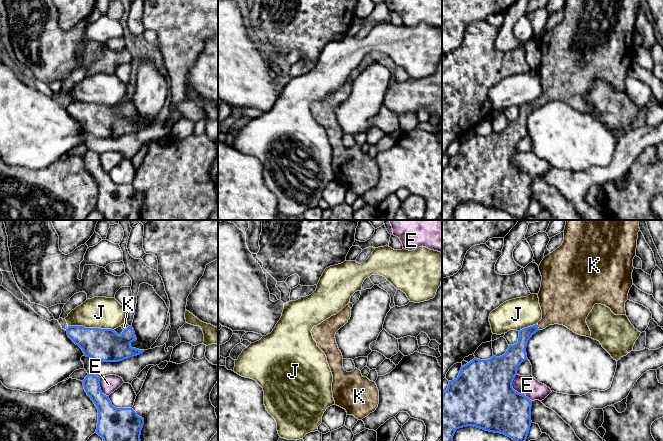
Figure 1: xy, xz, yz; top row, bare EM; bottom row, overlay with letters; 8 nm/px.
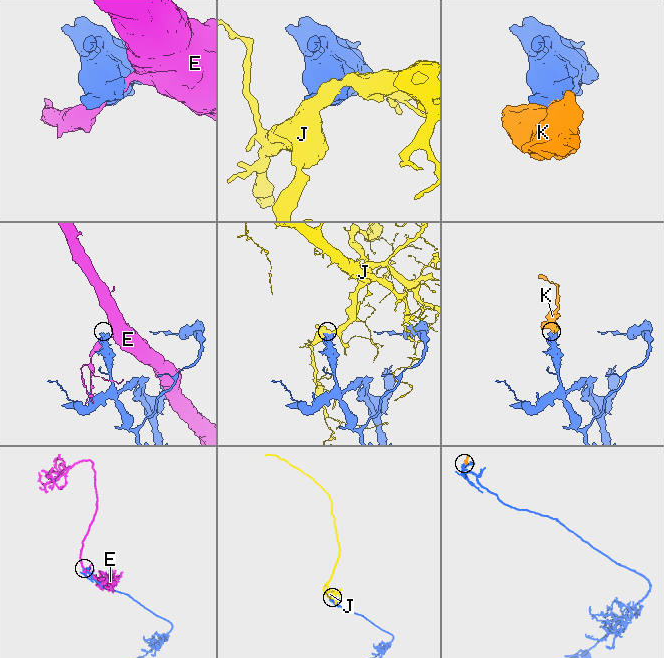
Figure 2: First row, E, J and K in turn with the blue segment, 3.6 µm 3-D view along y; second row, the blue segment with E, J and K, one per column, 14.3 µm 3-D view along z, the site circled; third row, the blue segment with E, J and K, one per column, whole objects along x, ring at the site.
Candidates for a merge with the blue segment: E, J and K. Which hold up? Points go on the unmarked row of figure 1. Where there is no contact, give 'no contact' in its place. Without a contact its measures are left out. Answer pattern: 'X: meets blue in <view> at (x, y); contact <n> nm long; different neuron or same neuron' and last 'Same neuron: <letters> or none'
E: meets blue in yz at (514, 166); contact 260 nm long; different neuron
J: meets blue in xy at (91, 104); contact 380 nm long; different neuron
K: meets blue in yz at (537, 103); contact 50 nm long; same neuron
Same neuron: K

